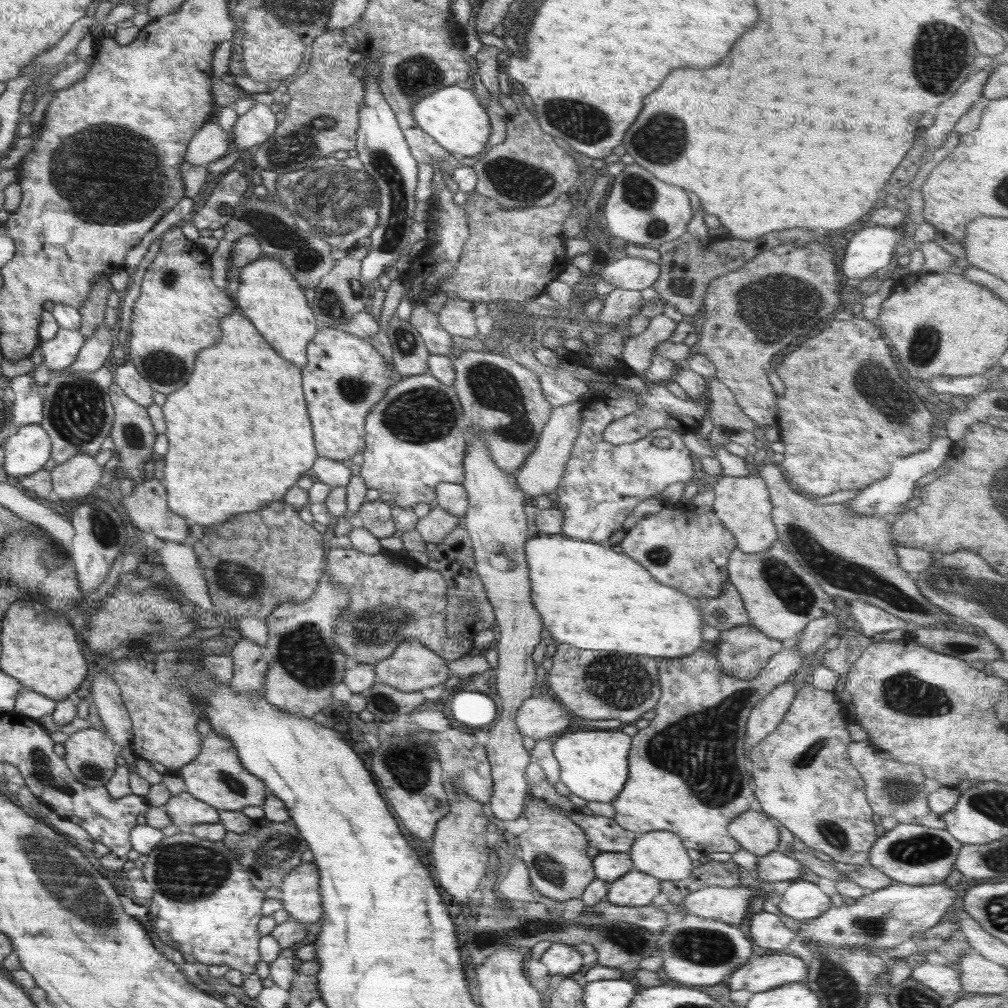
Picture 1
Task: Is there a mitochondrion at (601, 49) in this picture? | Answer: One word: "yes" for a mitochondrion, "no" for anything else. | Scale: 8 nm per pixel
no

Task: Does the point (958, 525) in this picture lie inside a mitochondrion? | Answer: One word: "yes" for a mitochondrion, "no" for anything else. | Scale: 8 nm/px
no

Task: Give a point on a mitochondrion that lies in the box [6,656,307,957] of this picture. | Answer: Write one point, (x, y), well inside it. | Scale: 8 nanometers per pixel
(73, 887)

